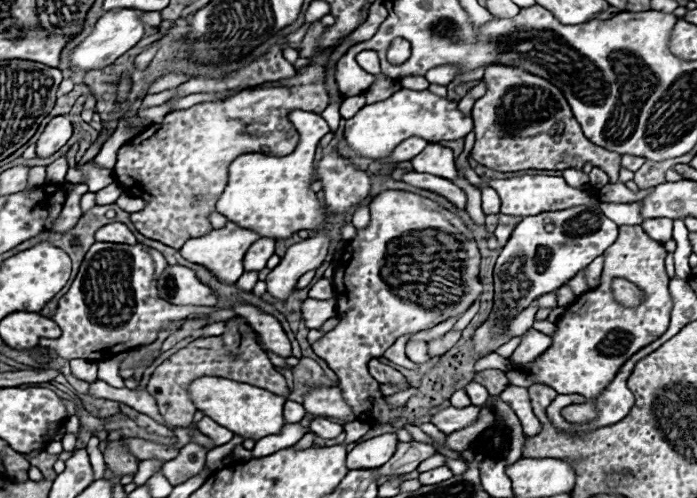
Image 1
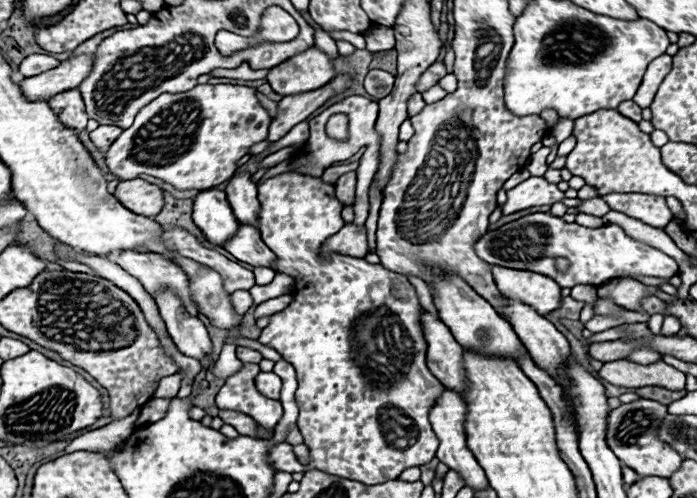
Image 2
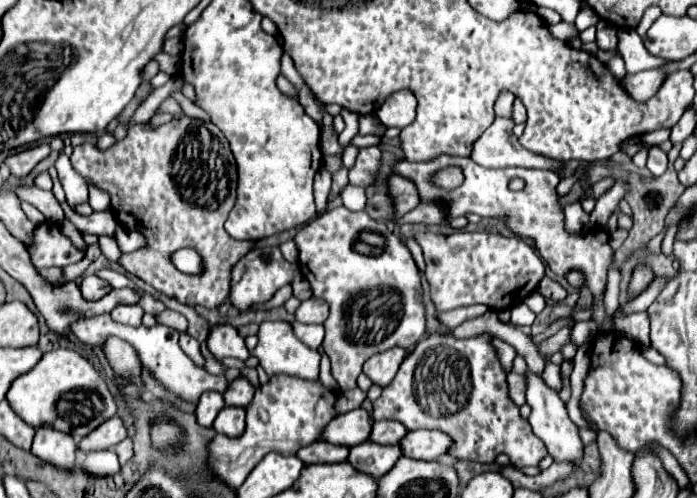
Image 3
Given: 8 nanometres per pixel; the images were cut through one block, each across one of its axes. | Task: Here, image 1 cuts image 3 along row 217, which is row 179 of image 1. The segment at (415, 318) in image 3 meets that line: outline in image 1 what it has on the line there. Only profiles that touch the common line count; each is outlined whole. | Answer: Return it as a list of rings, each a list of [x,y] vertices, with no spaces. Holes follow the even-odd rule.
[[[328,154],[318,162],[318,180],[322,182],[328,214],[346,212],[350,206],[360,204],[370,190],[368,174],[340,158],[340,154]]]

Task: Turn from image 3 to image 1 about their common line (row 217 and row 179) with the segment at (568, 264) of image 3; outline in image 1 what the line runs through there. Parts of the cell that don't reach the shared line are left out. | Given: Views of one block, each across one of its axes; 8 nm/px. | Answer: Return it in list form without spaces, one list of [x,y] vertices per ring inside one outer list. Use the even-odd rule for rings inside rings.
[[[428,144],[410,162],[412,162],[412,168],[416,172],[434,174],[434,176],[448,178],[448,180],[456,180],[458,178],[458,170],[456,170],[456,164],[454,164],[452,150],[446,148],[446,146],[440,146],[440,144]],[[518,176],[518,178],[506,178],[506,180],[480,180],[480,184],[474,184],[476,188],[480,186],[490,186],[494,188],[500,198],[502,198],[502,212],[510,214],[510,216],[536,216],[538,212],[554,212],[554,210],[562,210],[562,208],[572,208],[578,204],[584,206],[594,206],[592,196],[588,190],[578,190],[578,188],[570,188],[564,178],[558,176]]]

